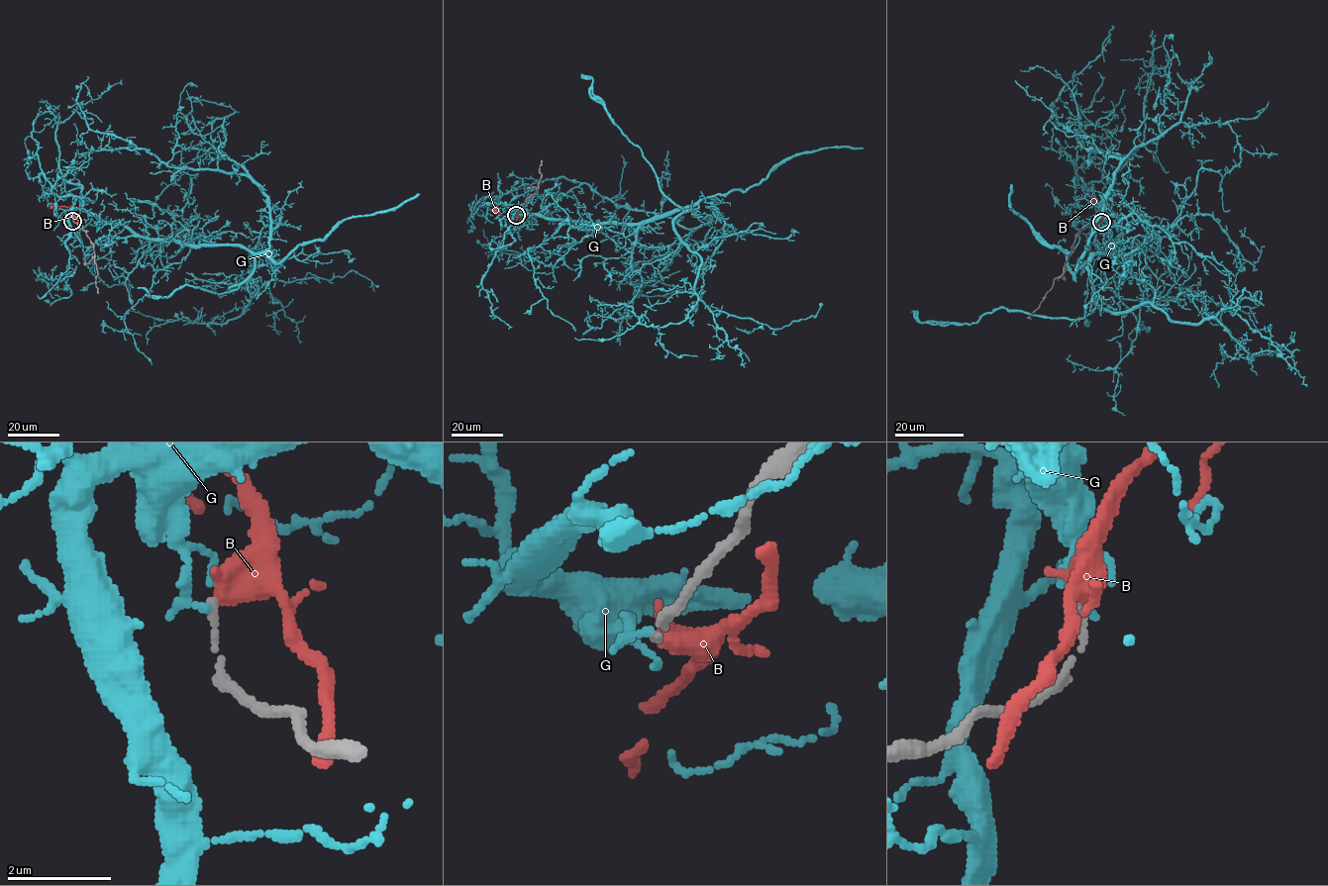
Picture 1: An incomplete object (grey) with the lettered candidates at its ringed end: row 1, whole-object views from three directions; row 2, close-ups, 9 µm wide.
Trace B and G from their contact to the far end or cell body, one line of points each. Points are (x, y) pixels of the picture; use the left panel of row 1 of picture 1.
B: (72, 217), (74, 212), (71, 206), (53, 208), (51, 204), (55, 202)
G: (72, 217), (269, 246), (270, 203), (247, 176), (168, 166), (92, 130), (82, 83), (92, 103)

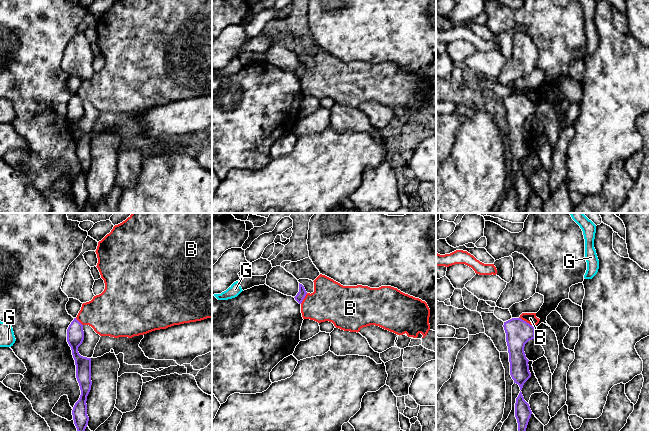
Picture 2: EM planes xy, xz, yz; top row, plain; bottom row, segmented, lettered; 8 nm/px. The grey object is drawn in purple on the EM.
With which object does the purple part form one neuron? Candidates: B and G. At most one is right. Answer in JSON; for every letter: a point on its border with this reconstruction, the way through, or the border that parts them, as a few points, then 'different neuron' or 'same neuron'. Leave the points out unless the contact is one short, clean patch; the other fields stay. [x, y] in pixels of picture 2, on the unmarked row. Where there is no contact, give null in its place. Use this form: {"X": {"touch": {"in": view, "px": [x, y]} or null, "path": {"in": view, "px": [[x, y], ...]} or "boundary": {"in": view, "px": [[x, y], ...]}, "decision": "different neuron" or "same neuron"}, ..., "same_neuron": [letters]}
{"B": {"touch": {"in": "yz", "px": [525, 97]}, "boundary": {"in": "yz", "px": [[519, 93], [533, 103]]}, "decision": "different neuron"}, "G": {"touch": null, "decision": "different neuron"}, "same_neuron": []}

